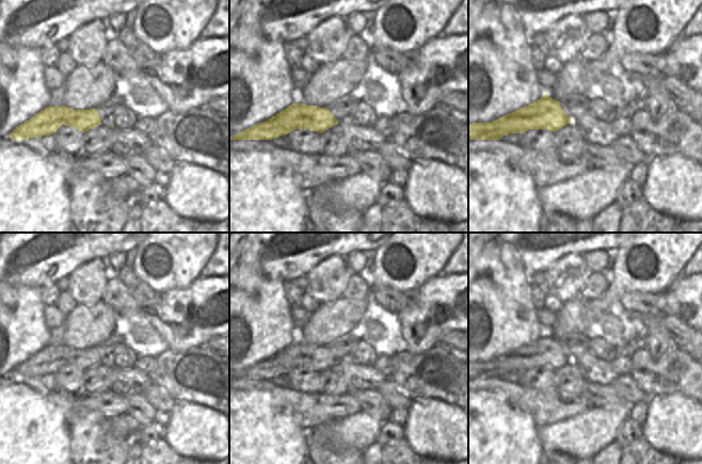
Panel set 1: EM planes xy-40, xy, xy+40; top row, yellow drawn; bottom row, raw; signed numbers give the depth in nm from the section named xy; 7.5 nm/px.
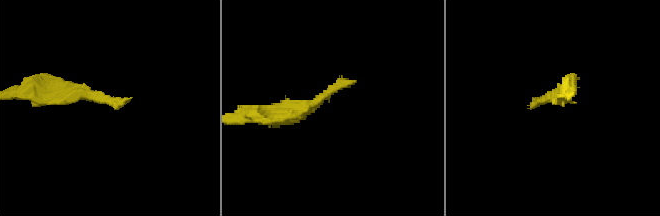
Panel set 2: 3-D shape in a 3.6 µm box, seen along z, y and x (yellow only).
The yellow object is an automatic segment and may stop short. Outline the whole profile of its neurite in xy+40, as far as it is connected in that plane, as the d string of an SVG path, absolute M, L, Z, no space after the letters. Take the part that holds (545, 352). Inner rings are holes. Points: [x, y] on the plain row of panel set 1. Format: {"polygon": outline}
{"polygon": "M547 332L529 345L506 353L491 362L468 364L468 379L500 379L510 372L525 372L529 368L557 370L571 362L572 355L590 351L586 334L568 334L560 340Z"}

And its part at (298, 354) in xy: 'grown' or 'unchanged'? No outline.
grown

